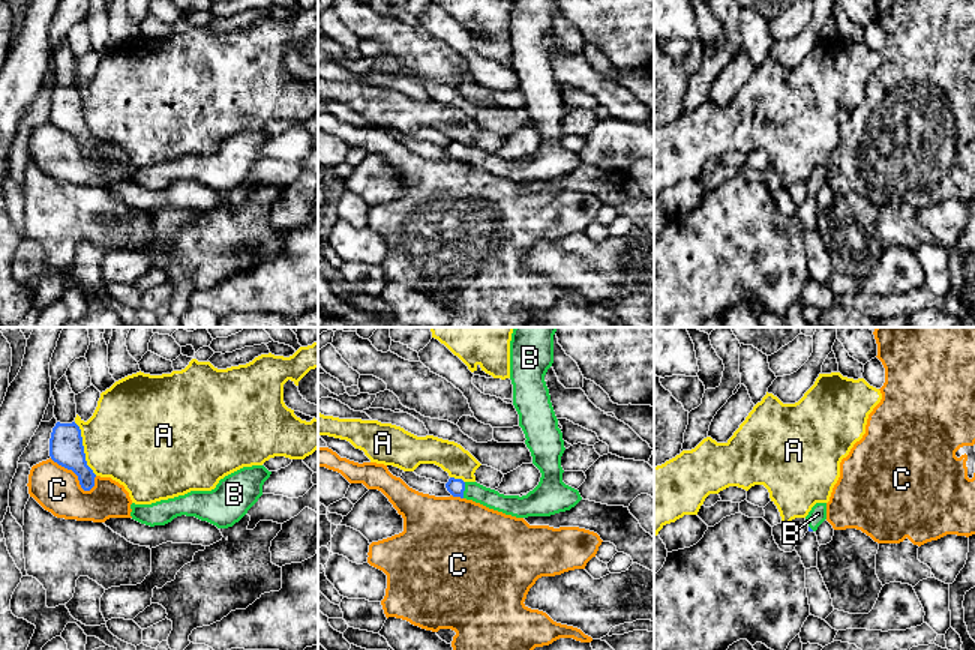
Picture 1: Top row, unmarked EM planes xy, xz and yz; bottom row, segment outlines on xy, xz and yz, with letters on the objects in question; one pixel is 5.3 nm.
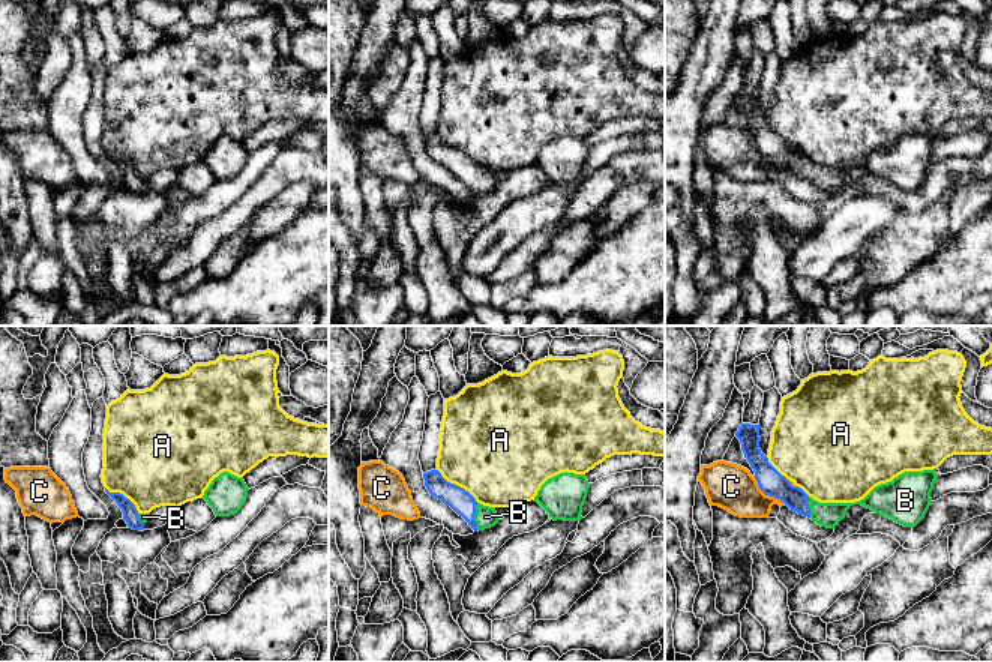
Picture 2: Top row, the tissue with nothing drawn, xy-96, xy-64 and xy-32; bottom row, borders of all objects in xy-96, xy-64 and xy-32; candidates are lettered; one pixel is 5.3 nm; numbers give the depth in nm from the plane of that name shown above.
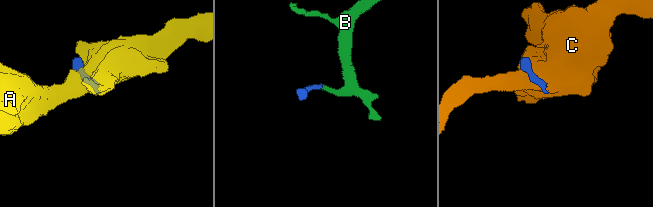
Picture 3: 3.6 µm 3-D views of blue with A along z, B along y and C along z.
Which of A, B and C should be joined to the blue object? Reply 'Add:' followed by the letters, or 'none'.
Add: B

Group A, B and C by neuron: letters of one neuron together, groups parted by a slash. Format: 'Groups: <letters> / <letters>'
Groups: A / B / C

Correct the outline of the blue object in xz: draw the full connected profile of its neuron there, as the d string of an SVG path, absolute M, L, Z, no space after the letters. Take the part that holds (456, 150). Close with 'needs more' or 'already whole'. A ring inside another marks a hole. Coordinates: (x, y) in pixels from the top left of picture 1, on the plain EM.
M512 0L510 44L513 69L532 128L540 134L538 149L526 159L504 159L477 146L450 141L446 147L453 161L480 167L516 182L550 180L570 174L580 164L578 153L562 146L561 120L566 114L549 53L544 45L554 27L554 0Z | needs more

